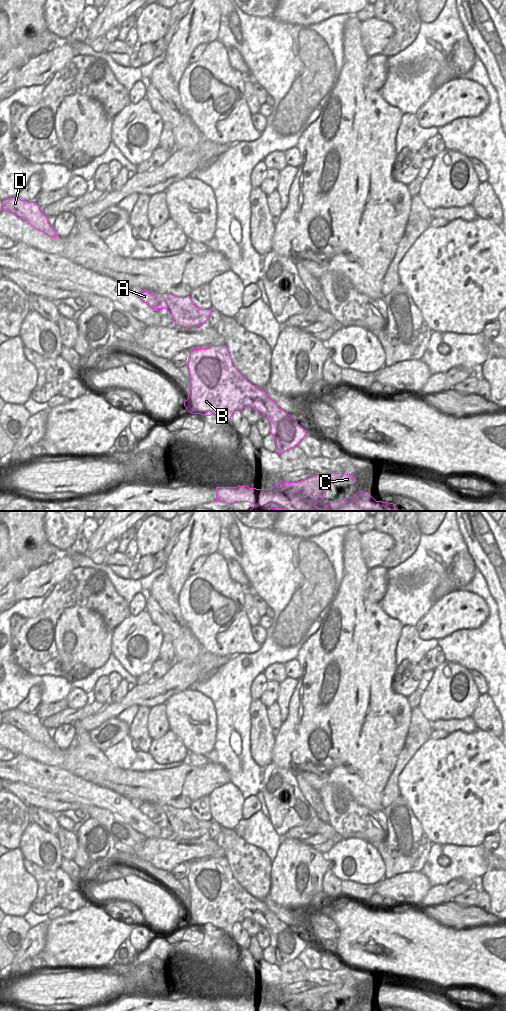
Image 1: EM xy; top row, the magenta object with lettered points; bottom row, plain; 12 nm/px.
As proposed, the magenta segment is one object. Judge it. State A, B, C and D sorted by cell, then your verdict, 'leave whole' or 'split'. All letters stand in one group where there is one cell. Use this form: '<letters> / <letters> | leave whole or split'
A / B C D | split

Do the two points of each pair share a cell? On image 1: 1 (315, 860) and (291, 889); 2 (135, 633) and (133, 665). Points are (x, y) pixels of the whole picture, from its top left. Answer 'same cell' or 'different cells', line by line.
1: same cell
2: same cell

